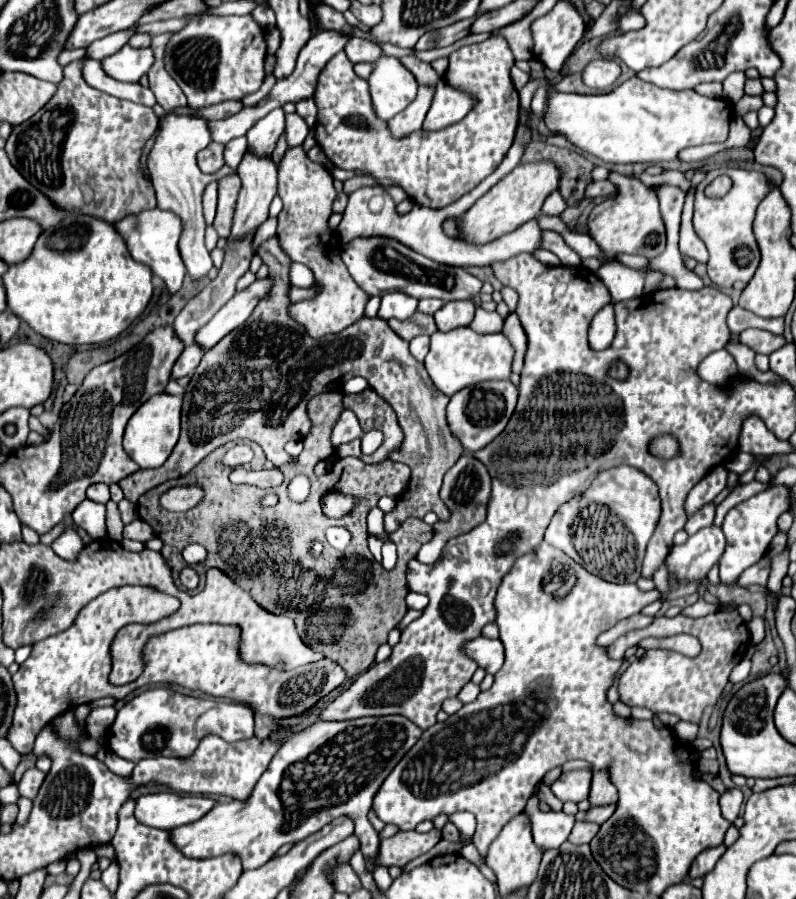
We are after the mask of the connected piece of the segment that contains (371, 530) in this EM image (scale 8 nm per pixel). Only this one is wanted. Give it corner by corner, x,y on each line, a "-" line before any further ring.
372,508
368,512
368,534
382,542
390,542
390,534
384,530
384,512
380,508

